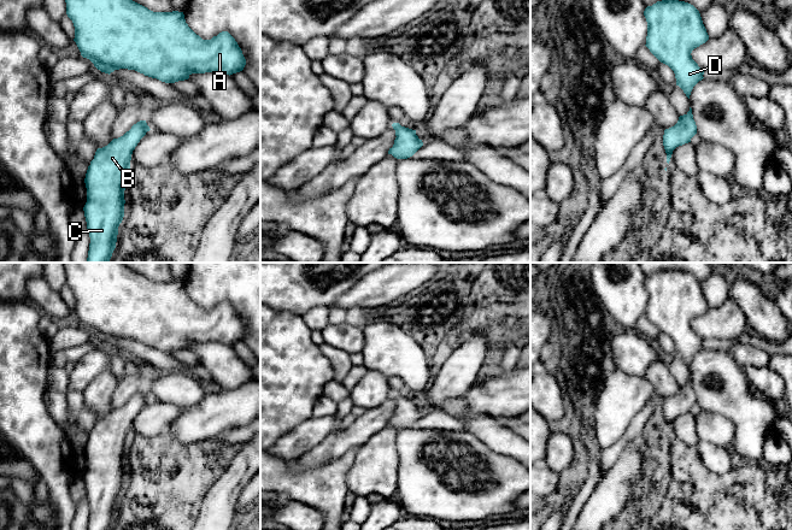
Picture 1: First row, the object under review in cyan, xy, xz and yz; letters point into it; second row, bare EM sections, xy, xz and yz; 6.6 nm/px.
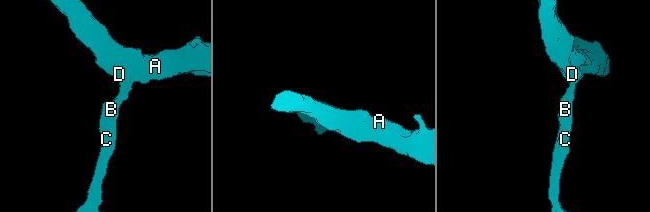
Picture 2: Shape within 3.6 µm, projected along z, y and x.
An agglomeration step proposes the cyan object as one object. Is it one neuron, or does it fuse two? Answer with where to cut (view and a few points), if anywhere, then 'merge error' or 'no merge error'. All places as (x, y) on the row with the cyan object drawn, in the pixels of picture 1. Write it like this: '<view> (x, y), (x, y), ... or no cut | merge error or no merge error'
no cut | no merge error

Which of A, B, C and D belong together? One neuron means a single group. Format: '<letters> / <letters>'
A B C D

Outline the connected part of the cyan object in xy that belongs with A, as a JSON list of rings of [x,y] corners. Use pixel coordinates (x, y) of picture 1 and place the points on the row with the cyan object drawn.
[[[65,0],[66,14],[75,26],[75,39],[81,55],[105,73],[115,70],[135,70],[165,83],[188,80],[192,73],[216,72],[233,75],[244,70],[246,59],[235,39],[222,31],[211,40],[203,40],[186,23],[183,12],[153,12],[133,0]]]

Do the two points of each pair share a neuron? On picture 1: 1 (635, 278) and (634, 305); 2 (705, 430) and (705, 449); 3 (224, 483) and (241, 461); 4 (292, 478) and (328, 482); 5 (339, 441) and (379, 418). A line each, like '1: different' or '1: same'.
1: same
2: different
3: same
4: same
5: same

